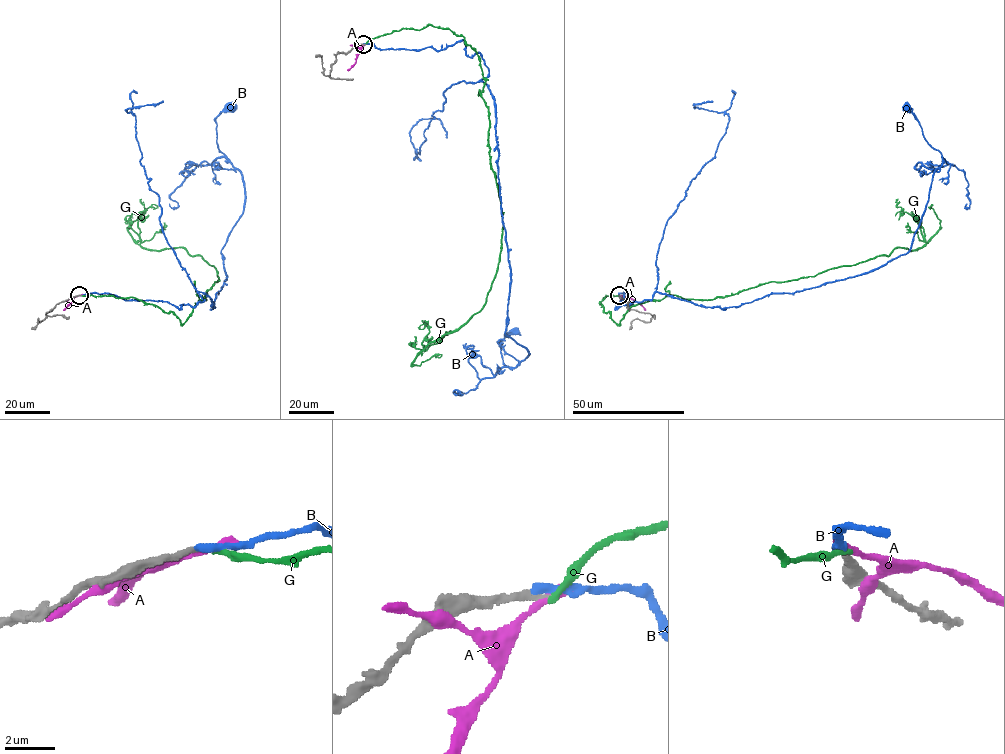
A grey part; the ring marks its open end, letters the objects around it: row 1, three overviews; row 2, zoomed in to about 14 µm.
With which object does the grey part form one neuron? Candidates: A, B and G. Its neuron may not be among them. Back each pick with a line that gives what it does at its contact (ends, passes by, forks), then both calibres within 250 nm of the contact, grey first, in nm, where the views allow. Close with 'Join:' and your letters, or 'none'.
B: it ends there; 280 nm thick on the grey side, 360 nm on the other
Join: B

